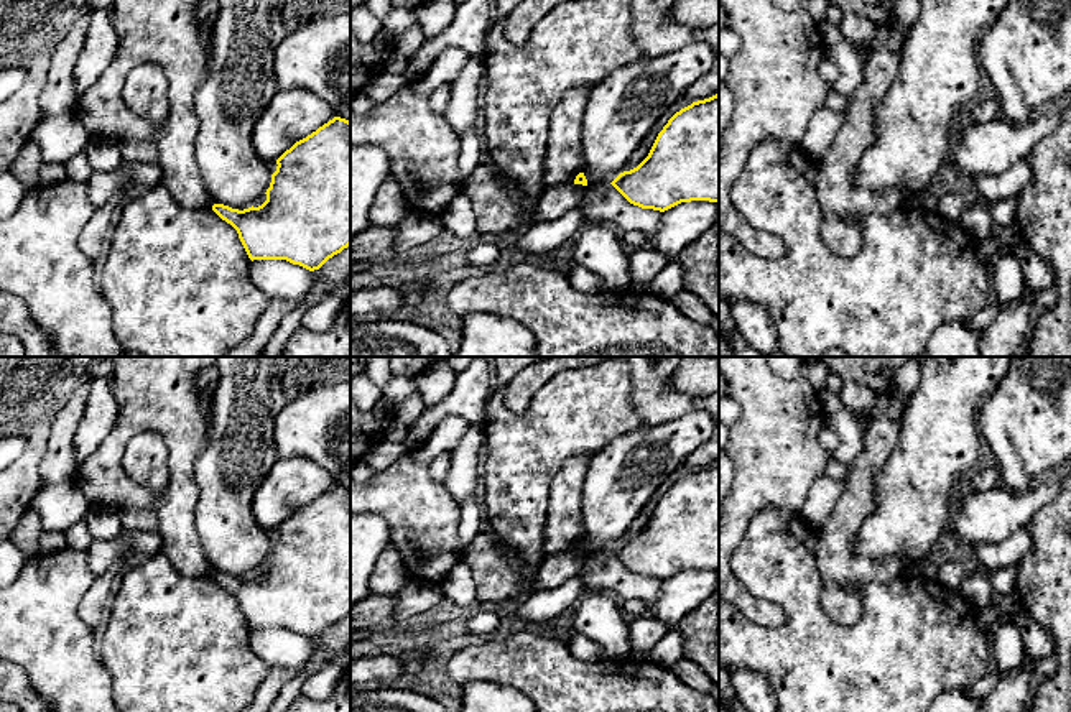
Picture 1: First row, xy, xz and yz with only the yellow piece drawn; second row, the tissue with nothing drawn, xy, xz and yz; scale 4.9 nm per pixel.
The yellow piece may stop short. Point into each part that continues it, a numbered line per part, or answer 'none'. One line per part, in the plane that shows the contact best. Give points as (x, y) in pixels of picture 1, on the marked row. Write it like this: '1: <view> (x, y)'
none

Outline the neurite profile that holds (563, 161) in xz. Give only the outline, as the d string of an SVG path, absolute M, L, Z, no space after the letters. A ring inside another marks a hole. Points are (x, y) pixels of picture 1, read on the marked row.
M569 89L553 107L543 173L546 187L571 184L582 169L581 123L591 90Z

